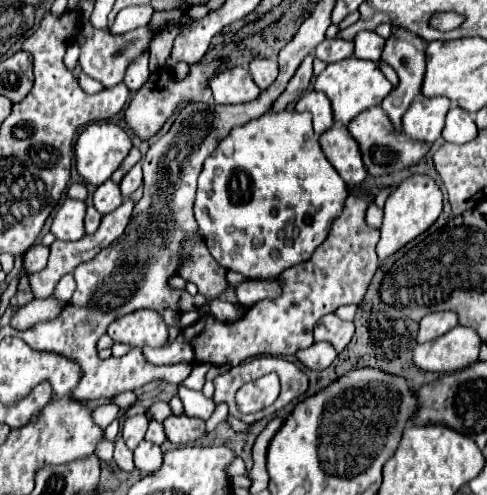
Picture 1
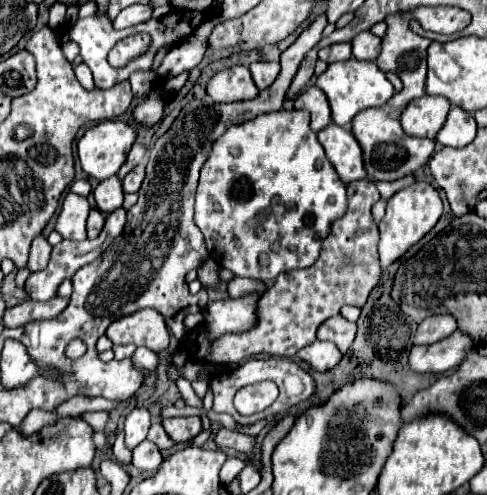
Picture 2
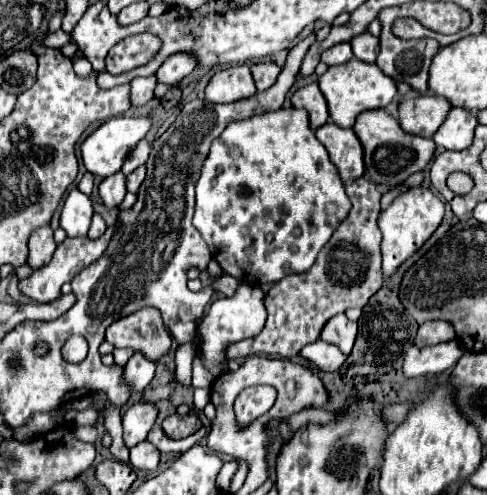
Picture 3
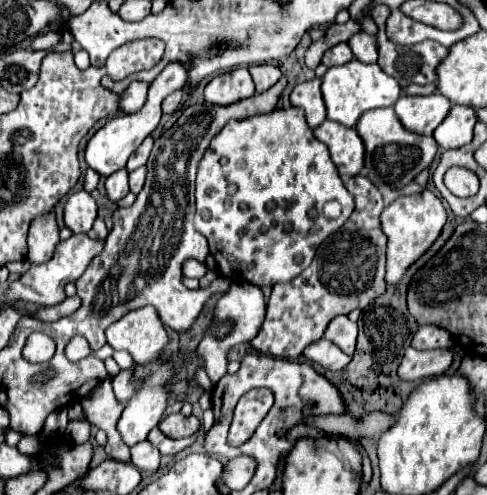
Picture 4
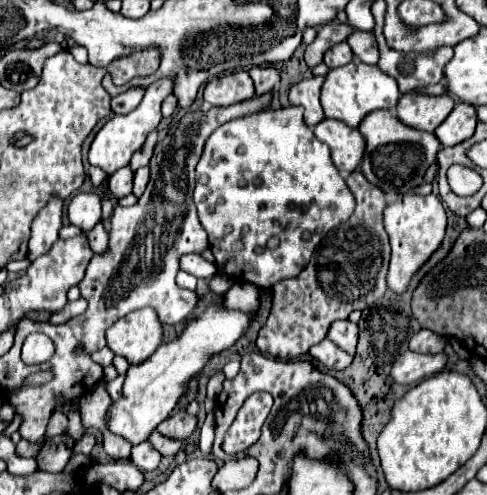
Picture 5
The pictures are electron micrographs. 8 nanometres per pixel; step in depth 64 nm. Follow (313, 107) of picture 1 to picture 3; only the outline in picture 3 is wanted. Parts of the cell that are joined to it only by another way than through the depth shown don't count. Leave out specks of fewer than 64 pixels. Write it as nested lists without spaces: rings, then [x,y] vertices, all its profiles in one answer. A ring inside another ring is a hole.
[[[310,82],[302,88],[298,88],[292,96],[292,106],[304,108],[310,116],[310,128],[316,130],[328,122],[328,106],[326,98],[322,96],[318,82]]]

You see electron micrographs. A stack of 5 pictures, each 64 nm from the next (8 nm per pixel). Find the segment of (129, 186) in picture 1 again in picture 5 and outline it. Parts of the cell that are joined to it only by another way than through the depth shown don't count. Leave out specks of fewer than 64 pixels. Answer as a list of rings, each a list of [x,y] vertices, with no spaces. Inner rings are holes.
[[[148,166],[138,168],[136,174],[134,174],[134,196],[136,196],[136,198],[138,198],[140,194],[144,194],[148,180],[150,180],[150,168],[148,168]]]

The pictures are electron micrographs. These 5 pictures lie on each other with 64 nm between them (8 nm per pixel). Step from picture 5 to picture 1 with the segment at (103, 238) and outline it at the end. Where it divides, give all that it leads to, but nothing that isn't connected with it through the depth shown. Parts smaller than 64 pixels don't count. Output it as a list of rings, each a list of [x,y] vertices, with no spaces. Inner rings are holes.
[[[88,206],[88,212],[86,212],[86,234],[94,234],[100,226],[100,220],[102,220],[102,214],[94,208],[94,206]]]

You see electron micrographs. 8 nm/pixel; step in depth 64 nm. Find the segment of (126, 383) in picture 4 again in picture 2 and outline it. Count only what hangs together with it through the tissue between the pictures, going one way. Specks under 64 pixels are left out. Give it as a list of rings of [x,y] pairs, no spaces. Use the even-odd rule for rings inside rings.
[[[136,348],[136,352],[132,354],[132,364],[136,366],[136,370],[140,370],[140,372],[144,372],[148,376],[158,366],[158,354],[148,352],[146,348]]]

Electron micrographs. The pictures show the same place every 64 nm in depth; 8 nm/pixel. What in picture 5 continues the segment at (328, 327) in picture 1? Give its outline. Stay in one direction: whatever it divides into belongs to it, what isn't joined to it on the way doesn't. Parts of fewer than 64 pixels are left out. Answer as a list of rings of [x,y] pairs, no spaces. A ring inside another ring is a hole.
[[[338,320],[332,324],[332,330],[328,332],[328,338],[338,344],[344,352],[352,354],[356,352],[356,340],[358,340],[358,326],[350,320]]]

